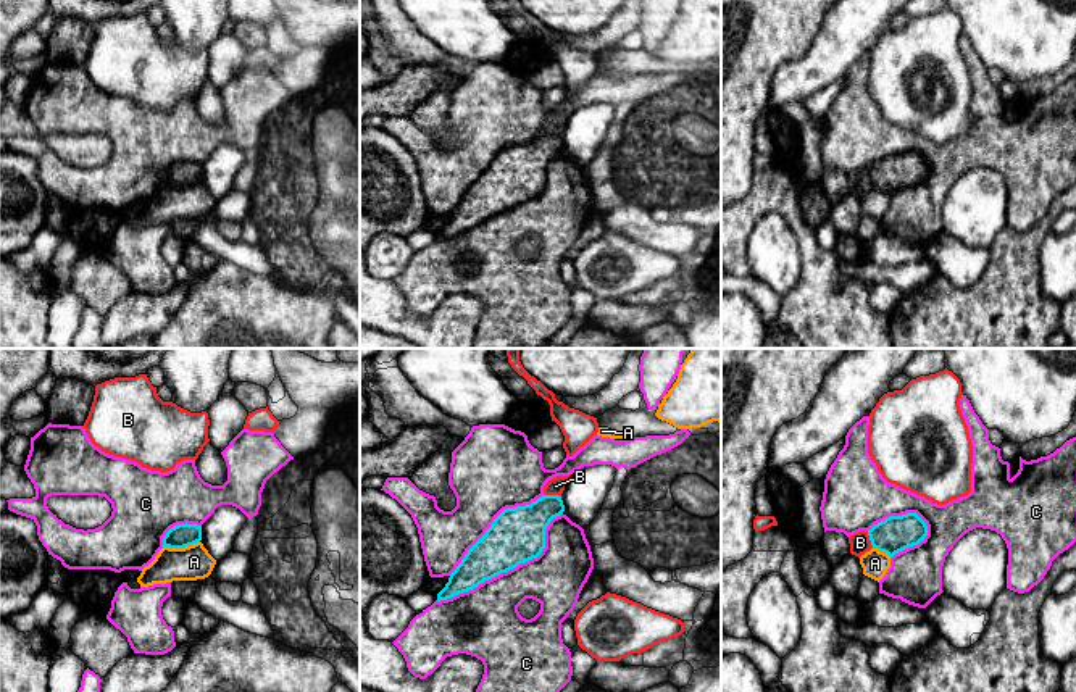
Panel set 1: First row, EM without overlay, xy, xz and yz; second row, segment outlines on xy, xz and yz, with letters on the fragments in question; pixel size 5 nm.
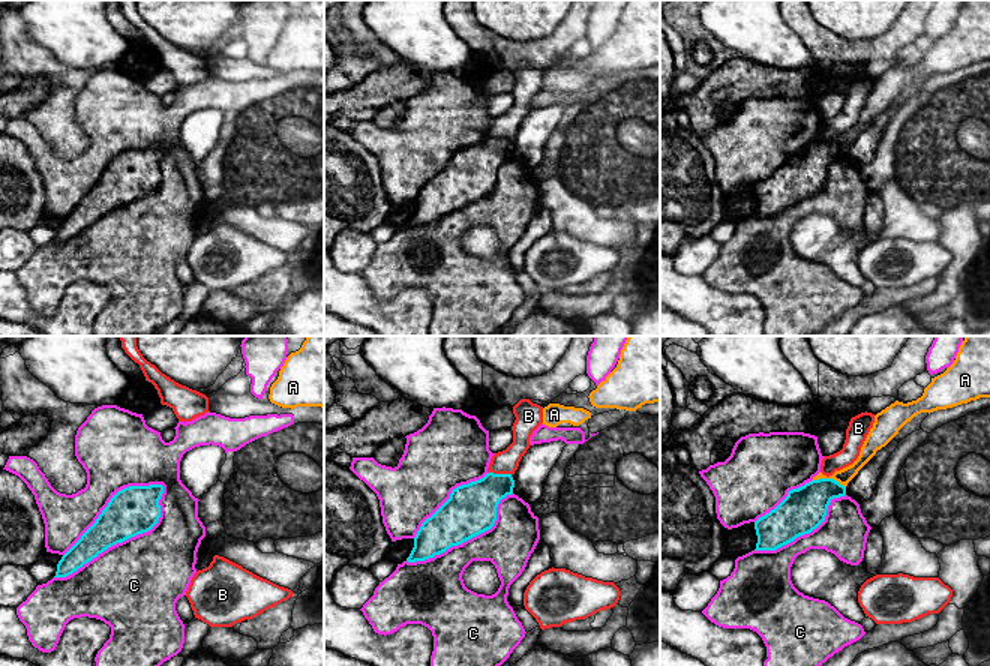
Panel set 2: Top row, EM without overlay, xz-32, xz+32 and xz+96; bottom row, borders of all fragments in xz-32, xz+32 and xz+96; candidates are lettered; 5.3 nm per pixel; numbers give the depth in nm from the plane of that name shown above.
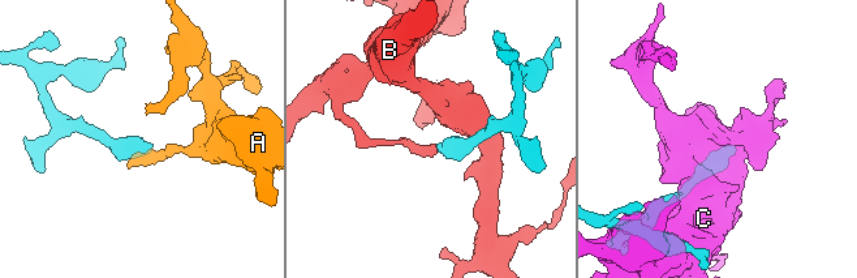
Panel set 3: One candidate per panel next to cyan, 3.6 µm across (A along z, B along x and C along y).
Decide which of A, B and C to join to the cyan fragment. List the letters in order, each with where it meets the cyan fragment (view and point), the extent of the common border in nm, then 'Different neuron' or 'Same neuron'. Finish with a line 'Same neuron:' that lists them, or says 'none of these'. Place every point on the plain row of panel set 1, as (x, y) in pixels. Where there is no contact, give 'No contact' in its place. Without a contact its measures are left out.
A: Touches cyan at xy (181, 186). Shared border 190 nm. Different neuron
B: Touches cyan at yz (870, 178). Shared border 90 nm. Same neuron
C: Touches cyan at xz (508, 208). Shared border 750 nm. Different neuron
Same neuron: B

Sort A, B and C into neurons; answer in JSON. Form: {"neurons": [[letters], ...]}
{"neurons": [["A"], ["B"], ["C"]]}

